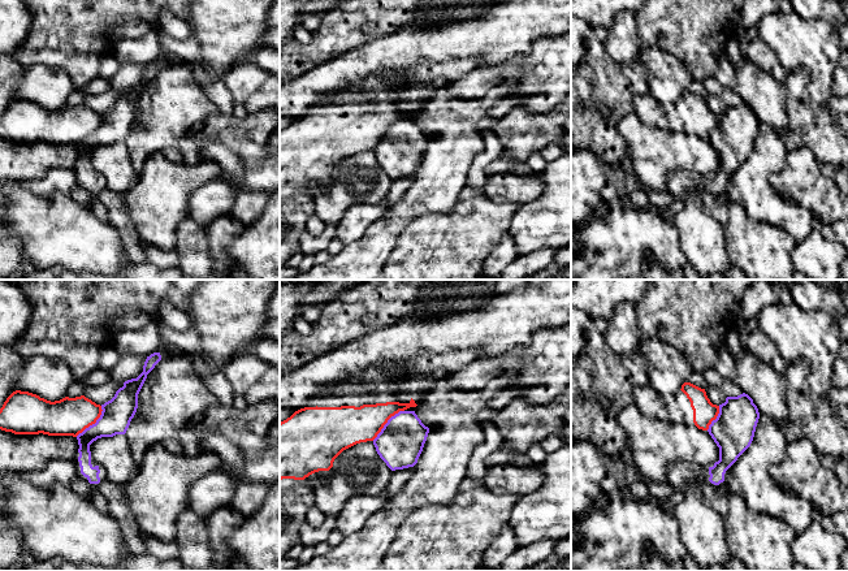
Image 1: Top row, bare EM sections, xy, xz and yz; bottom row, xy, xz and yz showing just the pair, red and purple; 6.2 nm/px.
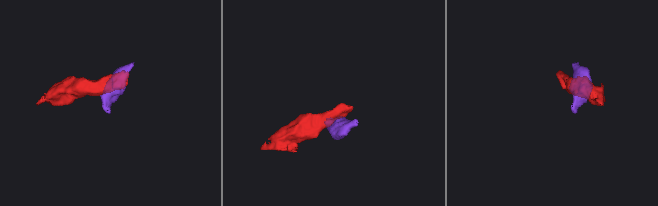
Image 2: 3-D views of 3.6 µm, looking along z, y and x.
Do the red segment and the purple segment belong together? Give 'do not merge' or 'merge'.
do not merge

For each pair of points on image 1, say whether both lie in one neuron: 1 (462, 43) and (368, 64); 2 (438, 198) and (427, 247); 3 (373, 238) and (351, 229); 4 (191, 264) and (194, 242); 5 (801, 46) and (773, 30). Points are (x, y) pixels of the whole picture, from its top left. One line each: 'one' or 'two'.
1: one
2: two
3: two
4: one
5: one

